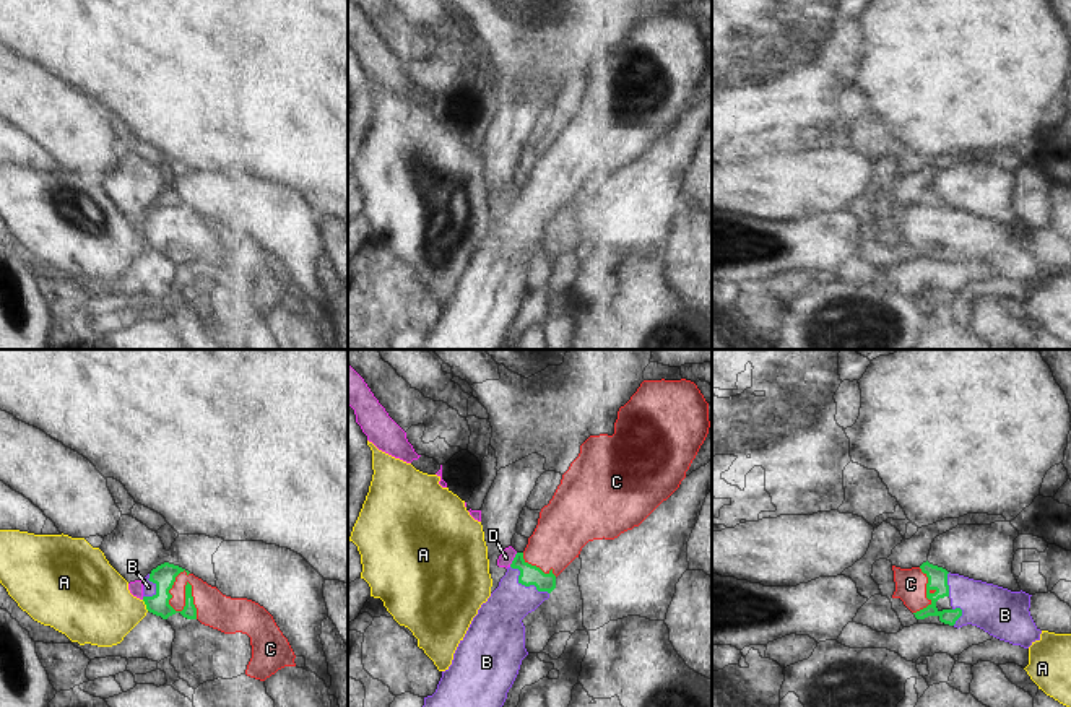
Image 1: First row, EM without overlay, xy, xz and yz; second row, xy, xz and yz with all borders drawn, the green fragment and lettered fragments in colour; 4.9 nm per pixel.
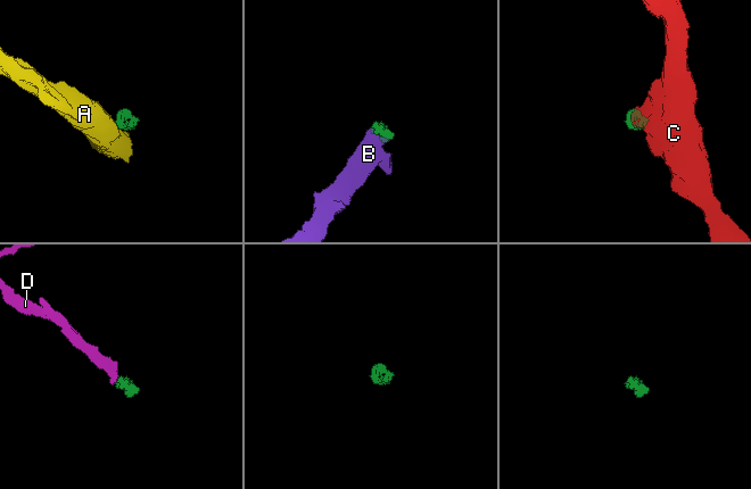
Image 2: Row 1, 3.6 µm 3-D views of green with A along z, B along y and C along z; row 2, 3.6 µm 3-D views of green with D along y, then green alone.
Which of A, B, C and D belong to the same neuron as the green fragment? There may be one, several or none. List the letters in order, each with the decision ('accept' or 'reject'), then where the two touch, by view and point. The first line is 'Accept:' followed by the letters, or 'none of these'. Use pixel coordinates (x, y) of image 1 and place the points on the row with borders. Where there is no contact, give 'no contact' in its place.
Accept: B, C
A: reject; contact xy (145, 603)
B: accept; contact xz (525, 585)
C: accept; contact xy (186, 602)
D: reject; contact xz (514, 559)

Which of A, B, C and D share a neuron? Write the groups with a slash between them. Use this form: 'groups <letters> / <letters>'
groups A / B C / D

